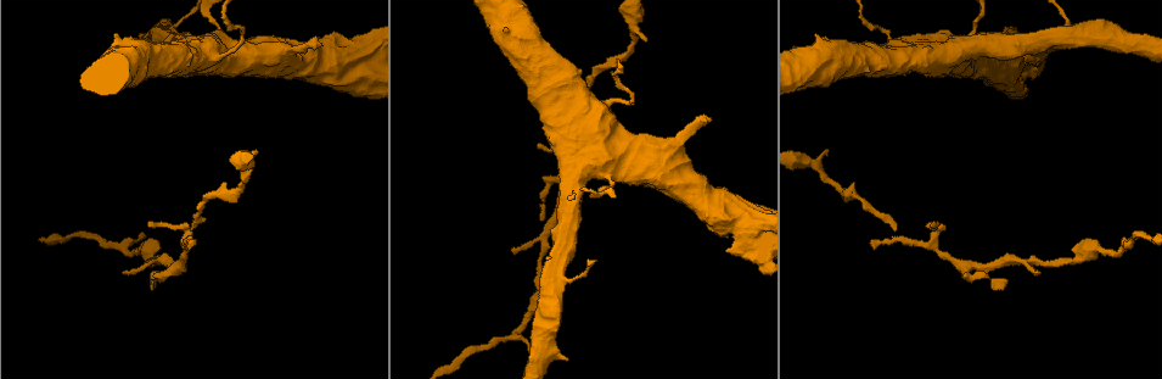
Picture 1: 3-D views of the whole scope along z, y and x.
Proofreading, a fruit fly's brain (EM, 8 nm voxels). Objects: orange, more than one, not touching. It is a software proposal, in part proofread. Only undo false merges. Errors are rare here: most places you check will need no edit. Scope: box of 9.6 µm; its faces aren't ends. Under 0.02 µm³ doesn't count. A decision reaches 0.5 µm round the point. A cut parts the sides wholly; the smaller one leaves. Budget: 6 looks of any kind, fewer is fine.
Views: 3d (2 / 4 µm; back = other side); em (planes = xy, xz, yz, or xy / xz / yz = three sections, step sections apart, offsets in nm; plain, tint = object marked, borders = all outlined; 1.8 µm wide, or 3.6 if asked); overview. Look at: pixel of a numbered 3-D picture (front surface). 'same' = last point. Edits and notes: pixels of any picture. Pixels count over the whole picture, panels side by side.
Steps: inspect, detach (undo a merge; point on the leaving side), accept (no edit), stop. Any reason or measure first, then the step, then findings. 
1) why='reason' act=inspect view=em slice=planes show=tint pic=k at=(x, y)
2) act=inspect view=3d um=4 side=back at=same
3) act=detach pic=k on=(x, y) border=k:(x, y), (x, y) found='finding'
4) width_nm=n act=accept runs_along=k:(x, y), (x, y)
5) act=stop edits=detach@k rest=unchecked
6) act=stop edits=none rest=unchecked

why='sharp bend' act=inspect view=em um=3.6 slice=xz step=4 show=tint pic=1 at=(582, 110)

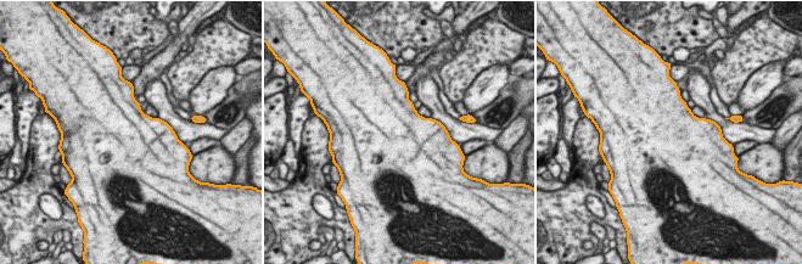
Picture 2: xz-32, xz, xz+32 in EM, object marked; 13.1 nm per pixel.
act=inspect view=em um=3.6 slice=planes show=tint at=same

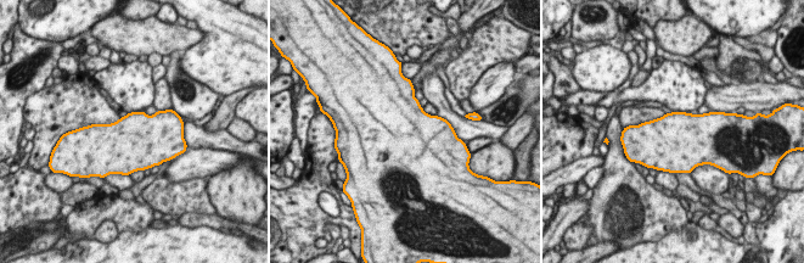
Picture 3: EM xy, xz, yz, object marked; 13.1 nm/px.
act=accept found='all the same neuron'

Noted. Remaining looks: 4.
why='sudden change in width' act=inspect view=3d um=2 pic=1 at=(809, 163)

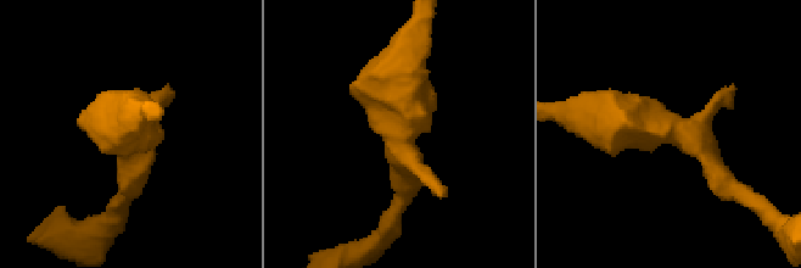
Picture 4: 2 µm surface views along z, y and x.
act=inspect view=em slice=planes show=tint pic=4 at=(399, 133)

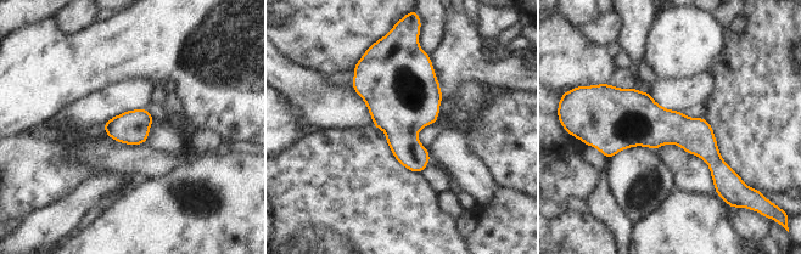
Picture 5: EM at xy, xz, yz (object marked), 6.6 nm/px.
act=accept found='one neuron here'

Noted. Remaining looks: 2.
act=stop edits=none rest=unchecked

